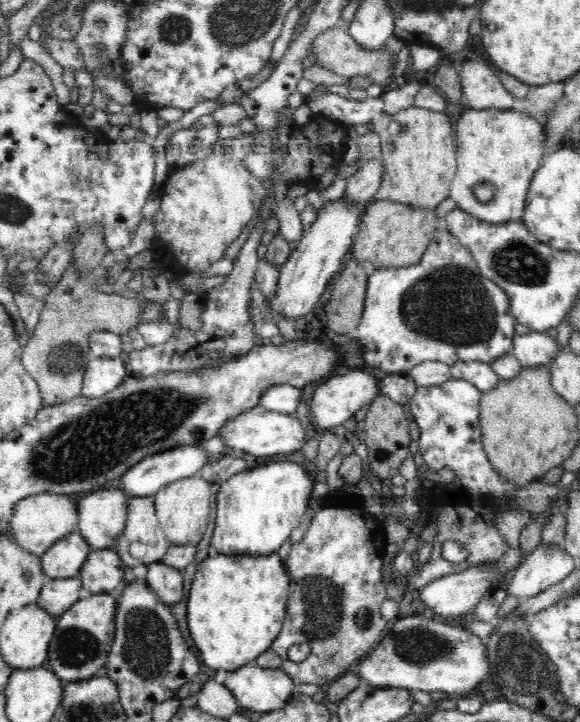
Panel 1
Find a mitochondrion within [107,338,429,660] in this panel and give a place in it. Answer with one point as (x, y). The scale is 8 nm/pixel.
(321, 601)

